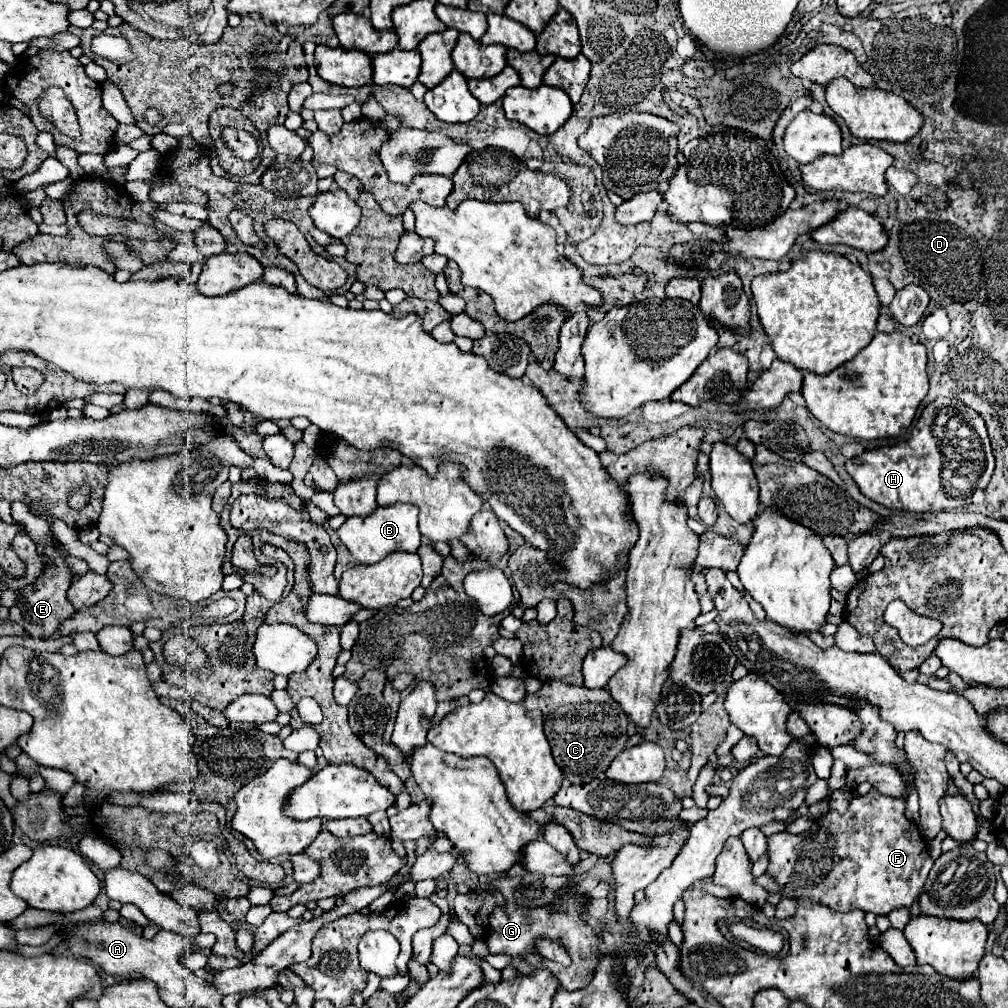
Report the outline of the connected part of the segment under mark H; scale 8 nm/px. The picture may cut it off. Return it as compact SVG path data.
M936 399L934 403L922 409L918 425L912 429L912 435L896 443L892 447L878 447L872 451L864 451L860 457L846 461L848 475L858 483L860 491L890 509L902 509L912 513L930 513L930 511L950 511L960 509L970 503L970 497L978 489L986 489L992 471L994 471L994 455L990 449L990 439L986 433L984 419L972 411L968 405L958 399Z

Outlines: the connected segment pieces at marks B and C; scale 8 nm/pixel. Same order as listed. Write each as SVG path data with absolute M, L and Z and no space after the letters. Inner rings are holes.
M398 503L390 507L378 507L368 517L350 517L336 531L340 541L348 547L358 563L372 565L384 559L394 551L416 553L420 547L420 529L418 529L418 509L412 503Z
M546 681L534 695L526 695L522 705L526 705L526 709L538 707L542 711L544 733L552 747L554 761L572 785L600 777L628 741L628 717L604 689Z

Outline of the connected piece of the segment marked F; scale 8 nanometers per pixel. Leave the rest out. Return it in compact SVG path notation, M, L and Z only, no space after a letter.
M872 789L872 791L870 791L868 795L864 795L864 797L858 797L858 795L854 793L854 799L850 801L850 807L848 807L848 811L846 811L844 815L828 813L828 815L824 815L822 819L818 819L810 831L806 831L806 833L802 833L802 835L792 835L792 833L788 833L788 831L770 835L770 837L768 837L770 863L768 863L768 871L766 871L766 873L782 887L782 895L784 895L784 897L790 897L790 899L808 897L808 899L812 899L812 901L816 901L816 903L820 903L820 905L830 907L832 911L844 913L844 911L860 909L860 911L872 911L874 915L888 915L890 911L900 909L900 907L910 909L912 903L918 899L918 895L920 895L920 891L922 891L922 885L924 885L924 881L926 881L926 877L928 877L928 871L932 869L934 861L928 857L924 839L920 837L918 829L906 819L904 811L906 811L906 801L904 801L902 797L884 797L882 793L876 793L876 789Z

